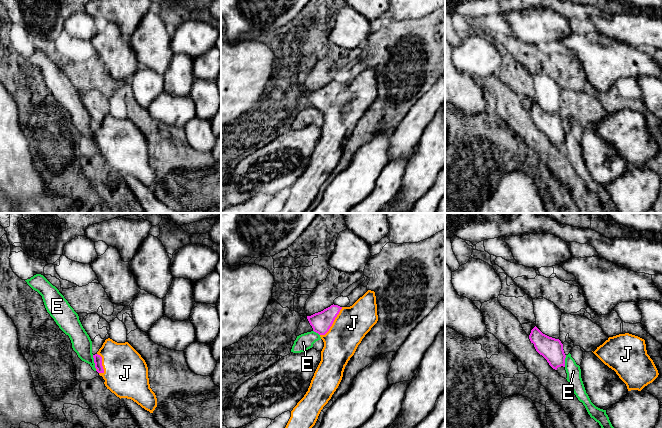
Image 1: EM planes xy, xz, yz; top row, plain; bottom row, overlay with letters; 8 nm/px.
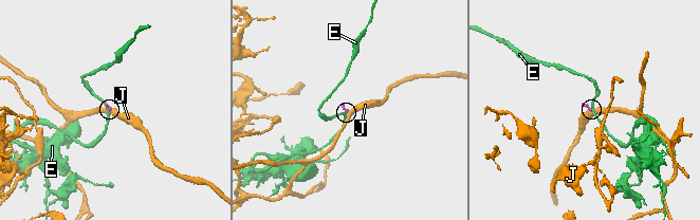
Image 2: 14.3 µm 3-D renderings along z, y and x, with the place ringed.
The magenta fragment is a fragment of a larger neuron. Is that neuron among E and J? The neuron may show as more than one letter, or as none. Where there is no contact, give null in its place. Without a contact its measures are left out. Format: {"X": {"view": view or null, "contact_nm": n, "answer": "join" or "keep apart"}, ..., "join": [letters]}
{"E": {"view": "xy", "contact_nm": 120, "answer": "keep apart"}, "J": {"view": "xz", "contact_nm": 300, "answer": "join"}, "join": ["J"]}

